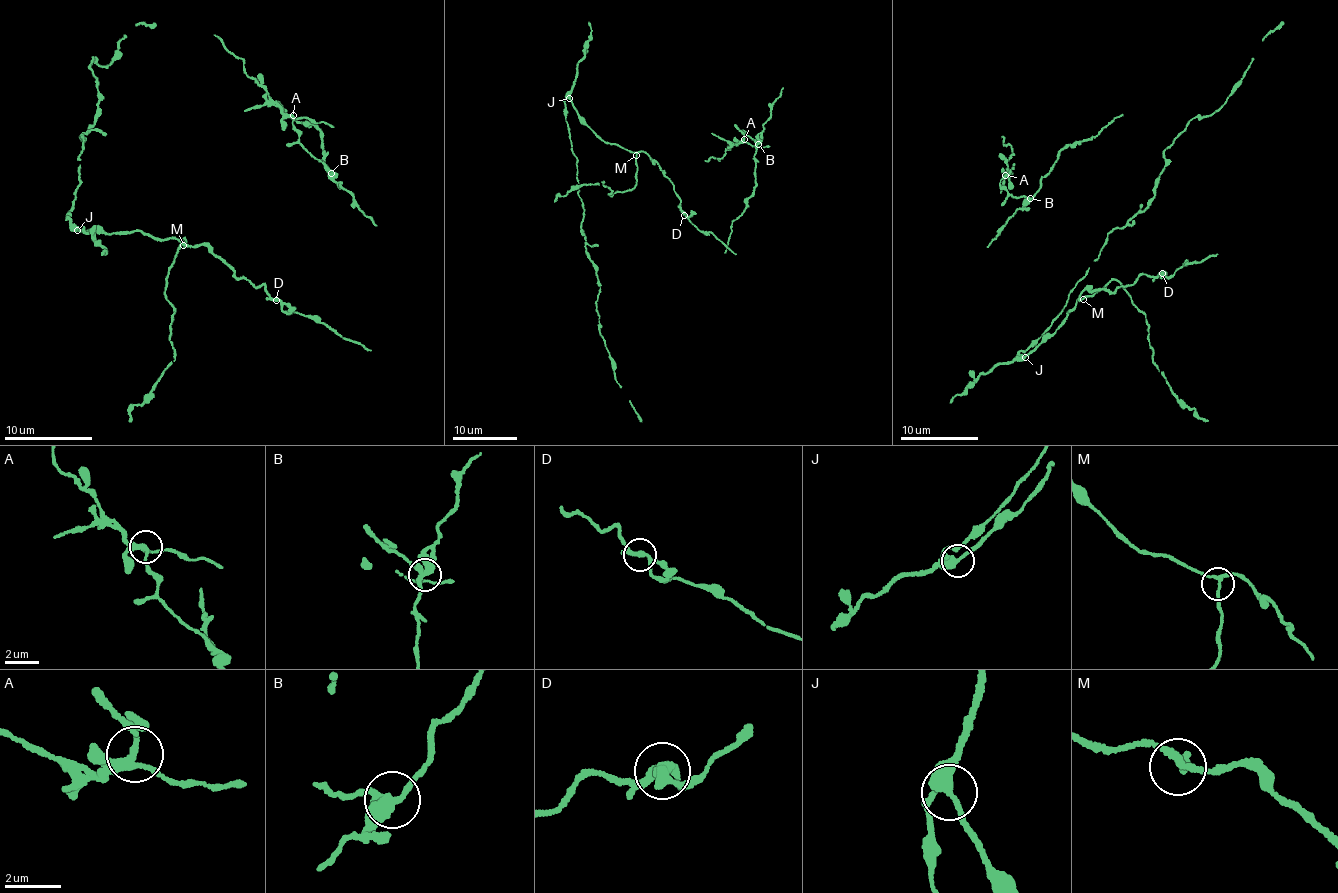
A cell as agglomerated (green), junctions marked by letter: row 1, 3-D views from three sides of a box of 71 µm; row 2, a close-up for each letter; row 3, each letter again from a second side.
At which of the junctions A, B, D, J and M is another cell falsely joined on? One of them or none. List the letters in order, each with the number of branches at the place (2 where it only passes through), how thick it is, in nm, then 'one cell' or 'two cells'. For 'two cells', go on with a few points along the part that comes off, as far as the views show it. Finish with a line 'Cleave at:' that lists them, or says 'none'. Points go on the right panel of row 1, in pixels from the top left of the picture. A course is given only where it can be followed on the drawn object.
A: branches 3; calibre 220 nm; two cells; course (1006, 174), (1006, 161), (1013, 153), (1010, 144), (1003, 144), (1002, 137)
B: branches 3; calibre 360 nm; one cell
D: branches 3; calibre 220 nm; one cell
J: branches 3; calibre 360 nm; one cell
M: branches 3; calibre 190 nm; one cell
Cleave at: A

